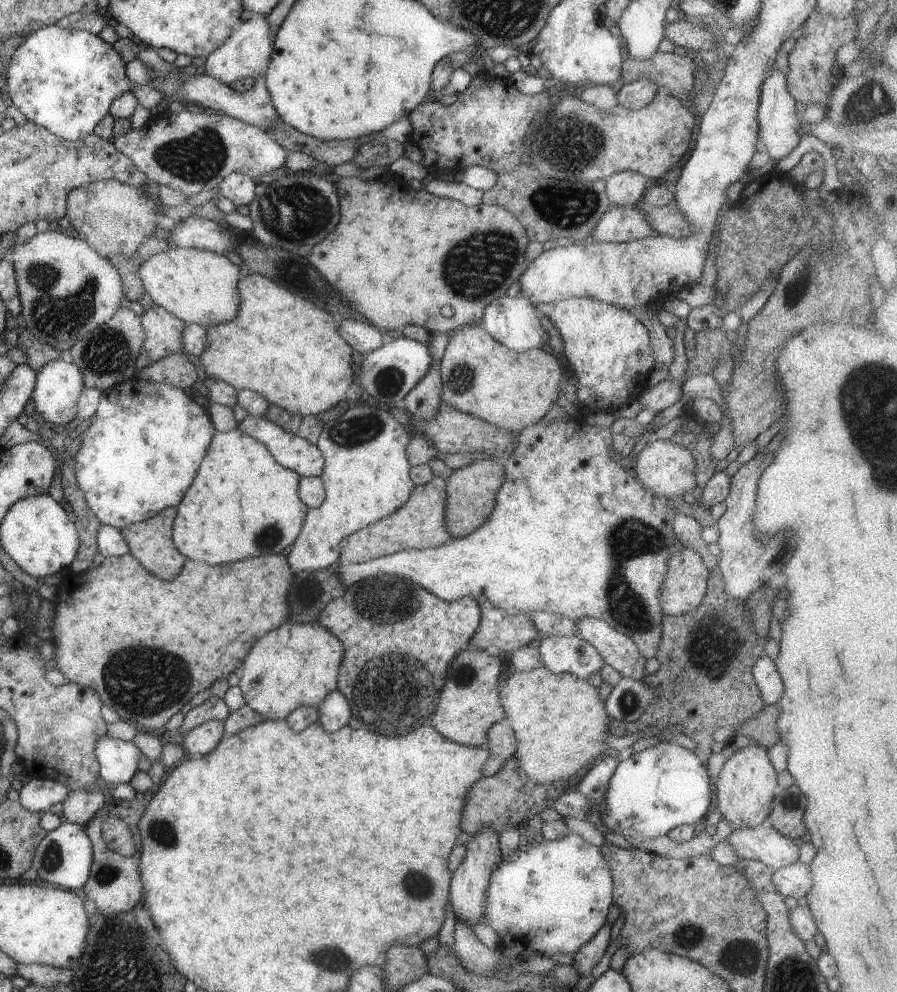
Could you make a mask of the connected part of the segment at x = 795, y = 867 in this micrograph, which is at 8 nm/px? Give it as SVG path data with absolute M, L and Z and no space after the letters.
M795 861L790 865L774 869L771 882L782 897L792 896L797 900L805 896L811 888L810 868Z

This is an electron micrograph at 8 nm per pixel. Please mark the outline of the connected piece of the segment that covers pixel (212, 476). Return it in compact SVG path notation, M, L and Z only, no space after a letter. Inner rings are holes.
M238 428L227 432L215 431L189 490L176 506L176 515L172 522L172 541L175 548L185 558L199 560L205 564L227 564L251 556L277 554L283 548L285 552L298 535L308 509L297 494L299 479L300 476L296 472L281 466L269 454L264 444L243 434ZM243 534L251 534L251 538L255 540L245 542L241 540L245 538Z

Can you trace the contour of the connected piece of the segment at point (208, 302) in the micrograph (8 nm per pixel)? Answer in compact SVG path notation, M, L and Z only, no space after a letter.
M189 247L169 248L142 262L138 275L144 292L149 294L154 304L185 324L206 329L230 321L238 313L240 296L237 283L242 271L222 254Z

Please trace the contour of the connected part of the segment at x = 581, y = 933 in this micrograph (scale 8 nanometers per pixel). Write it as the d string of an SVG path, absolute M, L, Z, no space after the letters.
M568 832L561 838L546 841L543 839L540 843L529 840L526 844L518 844L514 852L503 859L500 856L500 862L490 876L488 887L486 888L486 903L484 906L485 924L490 926L499 935L499 943L496 949L504 955L511 957L512 960L521 960L530 956L553 956L553 954L567 953L572 954L584 943L587 942L606 922L605 916L609 912L609 906L612 904L612 878L608 864L603 860L600 850L596 846L582 840L579 836Z

